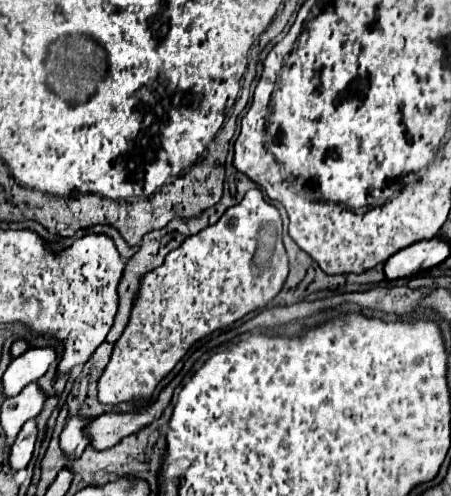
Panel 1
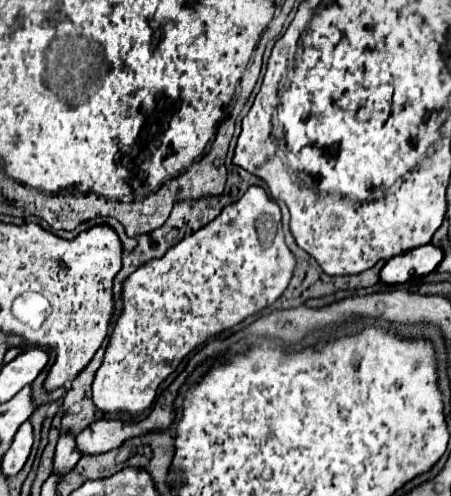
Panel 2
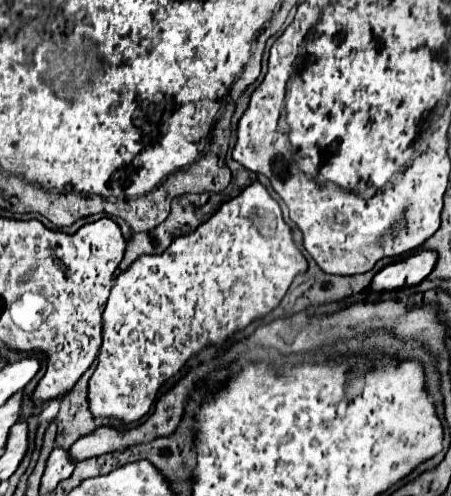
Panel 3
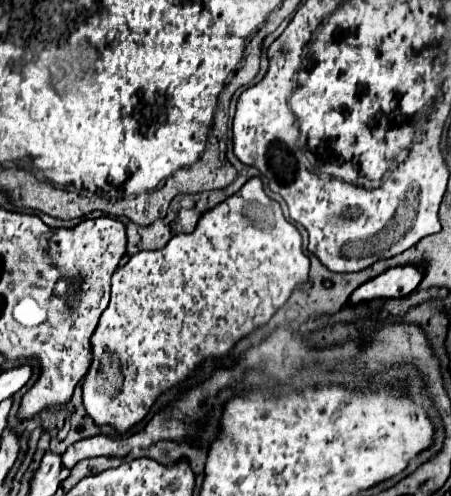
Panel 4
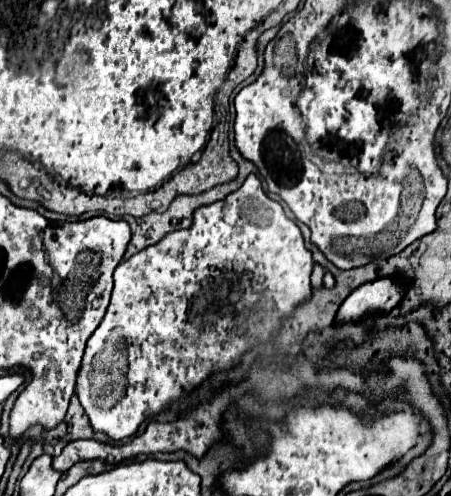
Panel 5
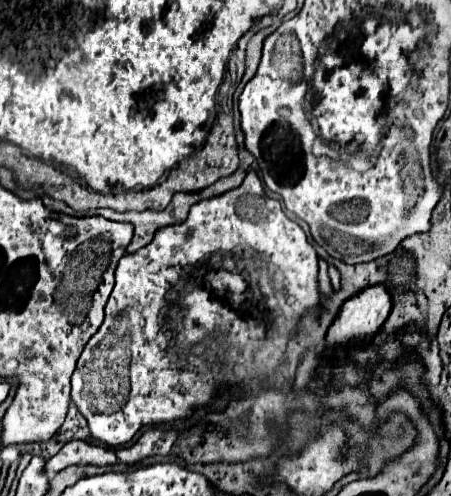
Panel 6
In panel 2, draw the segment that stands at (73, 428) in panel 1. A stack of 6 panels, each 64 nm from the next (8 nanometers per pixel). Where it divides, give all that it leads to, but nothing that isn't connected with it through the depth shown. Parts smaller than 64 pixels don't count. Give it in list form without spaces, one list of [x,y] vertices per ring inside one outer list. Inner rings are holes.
[[[60,436],[58,438],[58,446],[56,446],[56,454],[54,454],[54,472],[58,476],[66,476],[76,462],[80,460],[80,452],[76,450],[74,438],[72,436]]]

